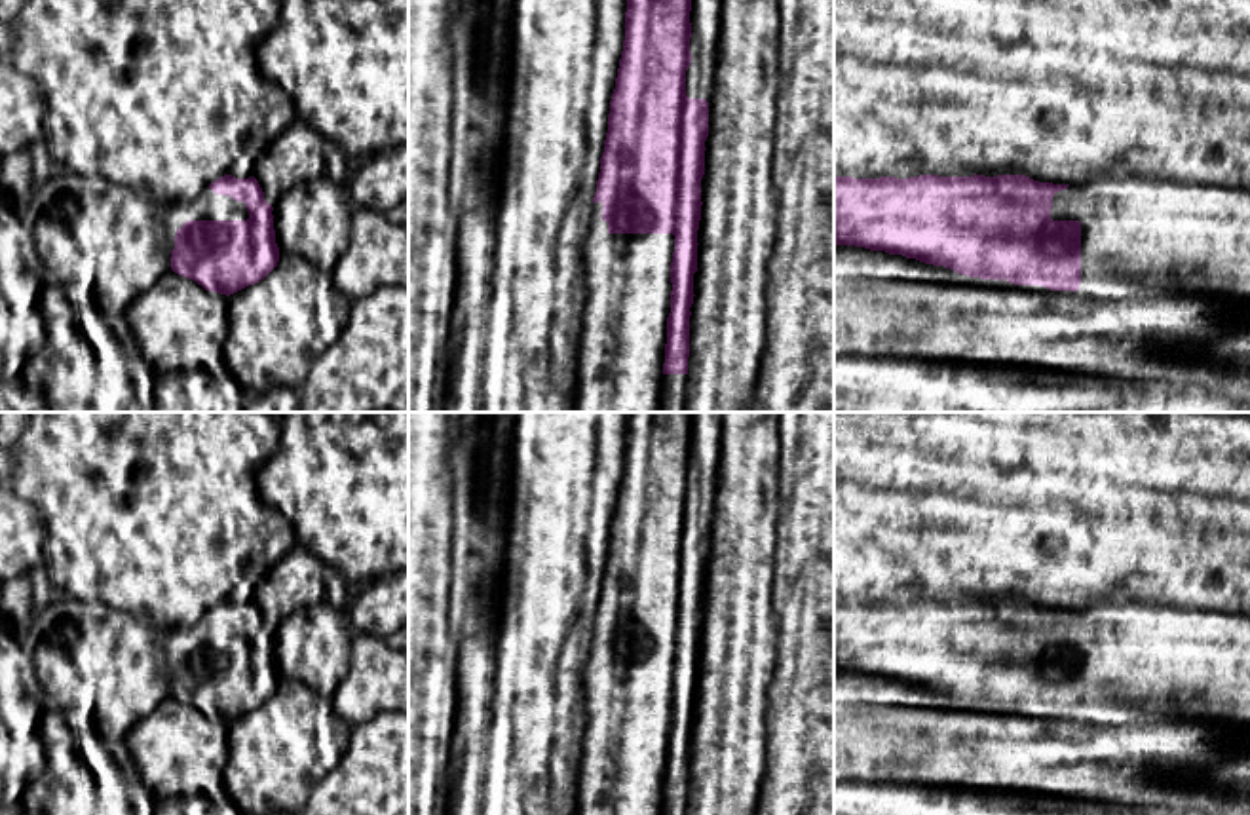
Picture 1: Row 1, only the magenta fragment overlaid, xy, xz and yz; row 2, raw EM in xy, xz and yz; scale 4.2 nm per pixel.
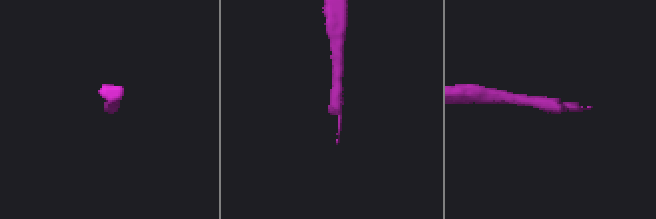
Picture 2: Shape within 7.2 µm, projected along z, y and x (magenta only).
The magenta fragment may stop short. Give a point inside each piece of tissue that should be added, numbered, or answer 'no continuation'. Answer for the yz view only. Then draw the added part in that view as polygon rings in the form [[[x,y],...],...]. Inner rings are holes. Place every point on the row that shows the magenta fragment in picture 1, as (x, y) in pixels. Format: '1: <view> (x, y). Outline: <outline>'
1: yz (1140, 238). Outline: [[[1094,177],[1052,196],[1052,220],[1081,222],[1081,294],[1250,298],[1250,188],[1140,177]]]

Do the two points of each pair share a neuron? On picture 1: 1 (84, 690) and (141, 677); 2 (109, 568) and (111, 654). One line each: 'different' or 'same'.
1: different
2: different

